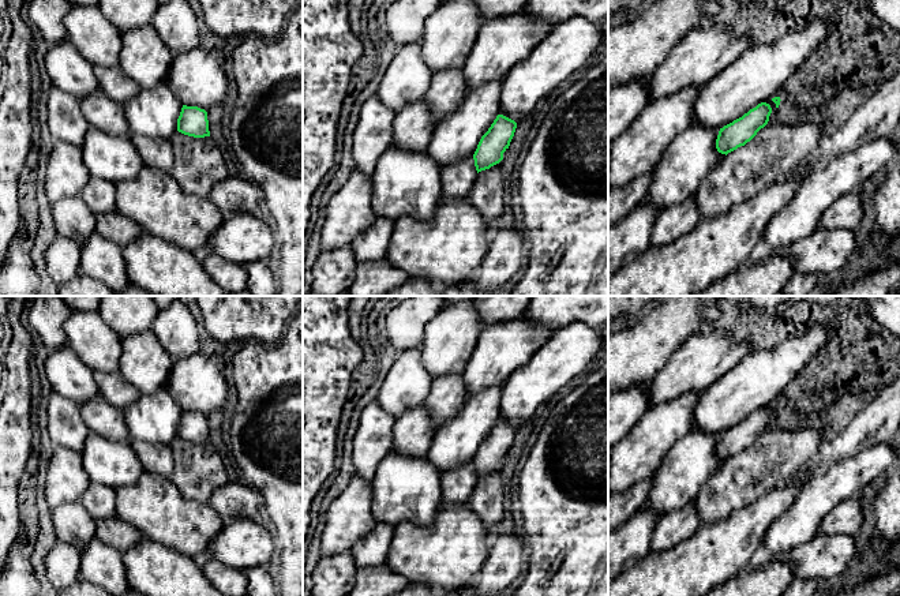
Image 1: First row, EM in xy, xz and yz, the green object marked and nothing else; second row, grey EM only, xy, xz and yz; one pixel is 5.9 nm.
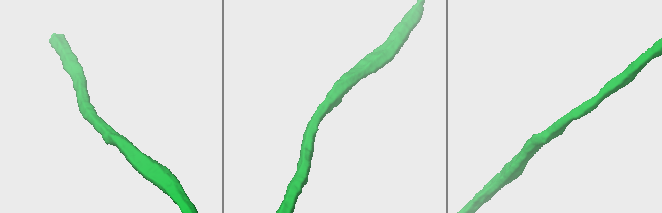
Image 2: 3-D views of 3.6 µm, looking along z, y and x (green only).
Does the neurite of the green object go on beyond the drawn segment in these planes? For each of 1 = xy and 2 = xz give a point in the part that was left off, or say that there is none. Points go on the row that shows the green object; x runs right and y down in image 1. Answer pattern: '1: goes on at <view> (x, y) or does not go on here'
1: does not go on here
2: does not go on here

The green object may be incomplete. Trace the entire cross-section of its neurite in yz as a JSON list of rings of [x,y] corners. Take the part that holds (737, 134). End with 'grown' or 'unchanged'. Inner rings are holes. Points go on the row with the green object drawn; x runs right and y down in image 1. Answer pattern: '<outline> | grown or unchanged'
[[[761,102],[742,117],[720,128],[716,139],[717,151],[727,155],[745,146],[768,124],[770,113],[770,105]]] | unchanged

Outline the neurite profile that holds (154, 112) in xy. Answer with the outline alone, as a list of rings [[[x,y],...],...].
[[[165,82],[153,89],[140,89],[136,97],[128,100],[123,105],[131,134],[164,139],[170,139],[177,132],[177,119],[181,108],[183,104],[177,100]]]

